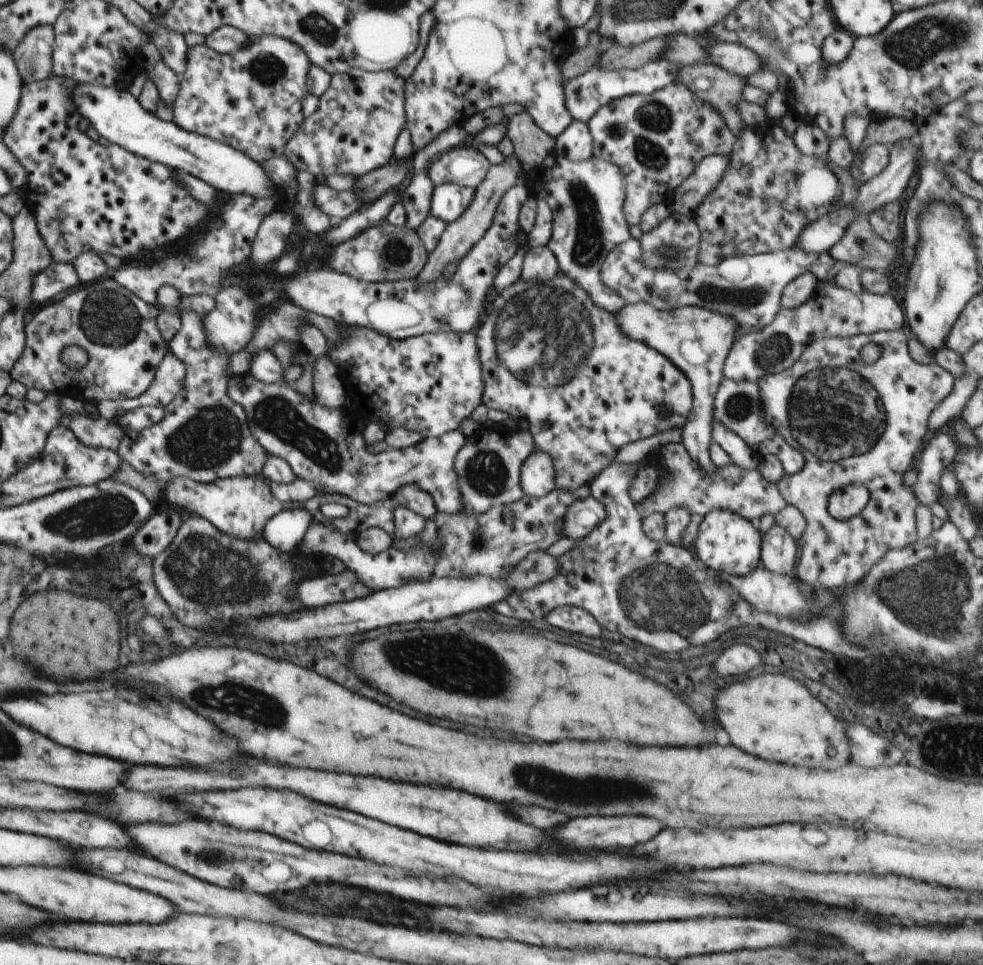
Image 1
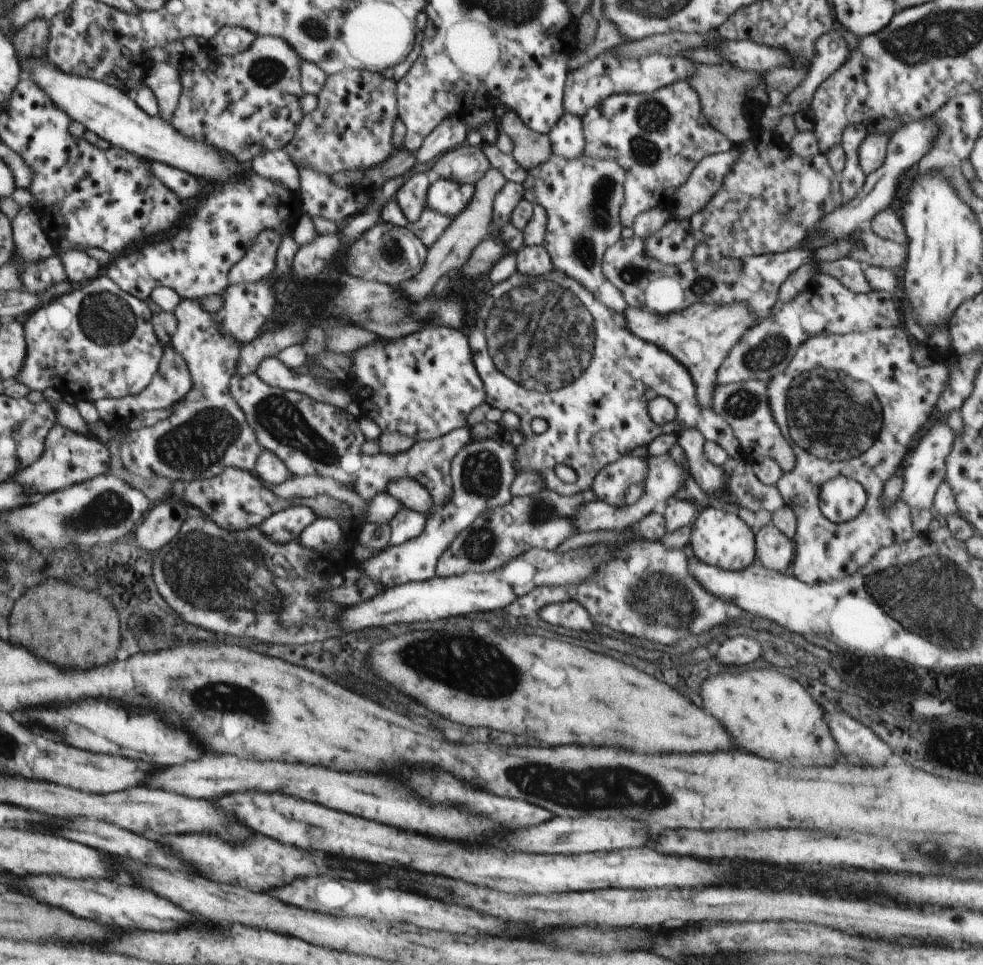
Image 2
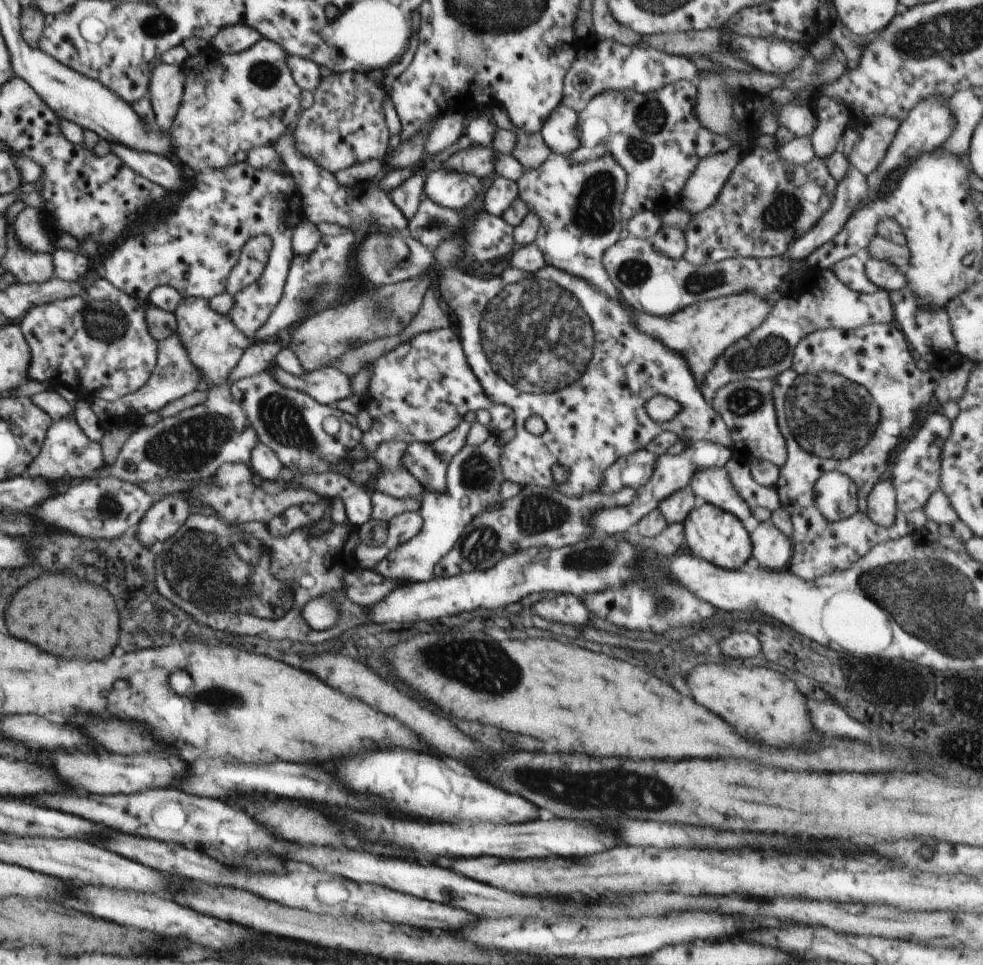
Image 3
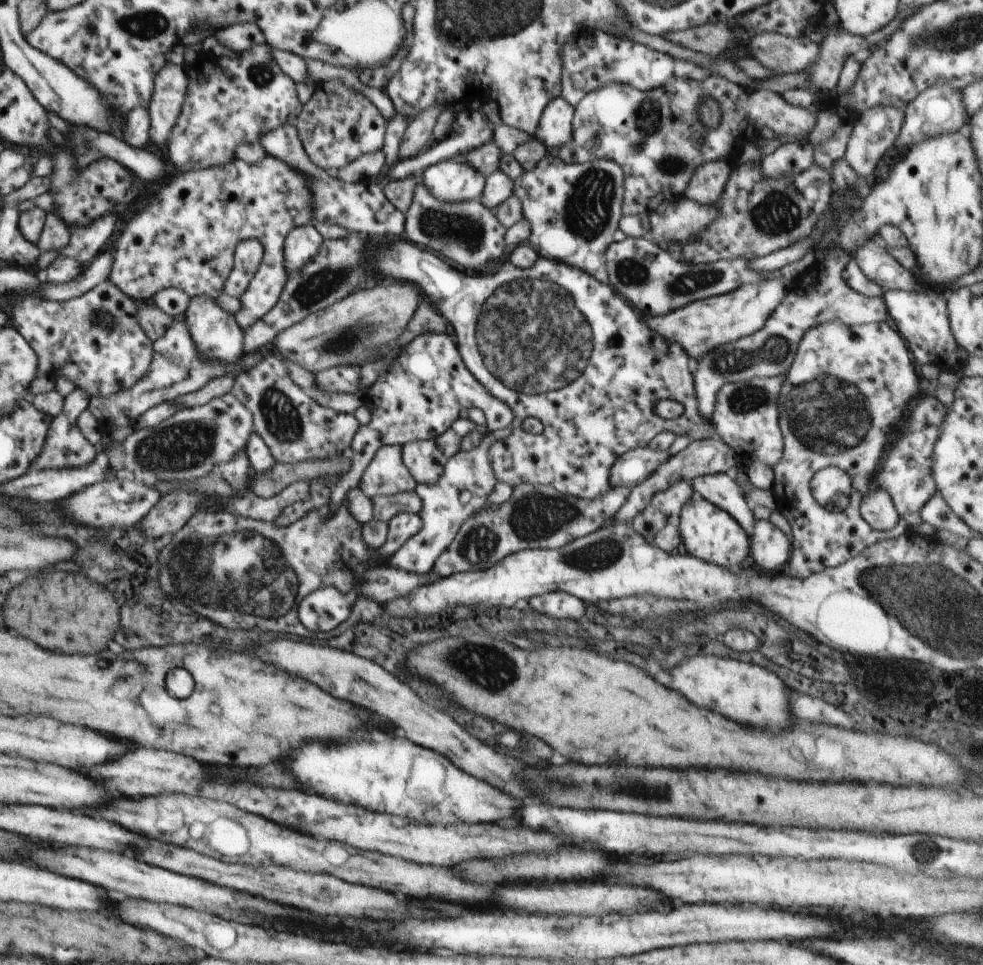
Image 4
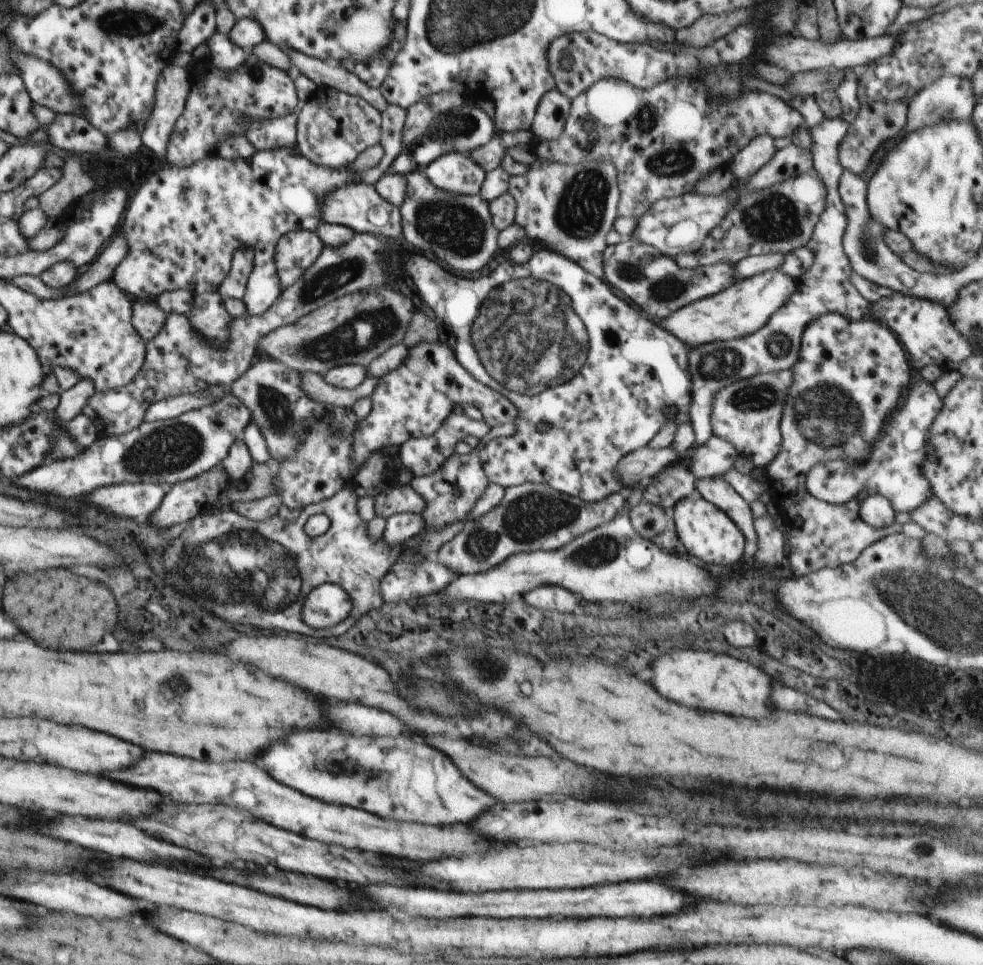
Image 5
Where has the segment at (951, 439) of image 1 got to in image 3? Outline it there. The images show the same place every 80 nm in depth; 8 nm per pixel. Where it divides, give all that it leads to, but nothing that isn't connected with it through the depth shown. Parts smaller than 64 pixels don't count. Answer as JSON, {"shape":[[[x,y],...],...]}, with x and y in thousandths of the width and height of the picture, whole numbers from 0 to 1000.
{"shape":[[[958,427],[944,429],[932,448],[928,458],[922,460],[918,468],[907,477],[902,494],[911,507],[913,528],[920,533],[940,527],[949,510],[955,506],[957,492],[957,466],[967,449],[967,435]]]}

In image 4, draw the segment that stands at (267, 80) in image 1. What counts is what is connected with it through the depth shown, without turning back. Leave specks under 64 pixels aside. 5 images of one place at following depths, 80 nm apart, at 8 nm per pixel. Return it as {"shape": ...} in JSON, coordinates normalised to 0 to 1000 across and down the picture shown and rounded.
{"shape":[[[269,44],[242,54],[239,59],[221,59],[216,54],[203,54],[197,66],[187,66],[191,82],[189,102],[168,147],[171,164],[179,174],[200,177],[229,171],[240,166],[239,154],[242,150],[263,147],[276,135],[301,124],[308,113],[302,98],[302,87],[286,72],[275,54],[276,49]]]}

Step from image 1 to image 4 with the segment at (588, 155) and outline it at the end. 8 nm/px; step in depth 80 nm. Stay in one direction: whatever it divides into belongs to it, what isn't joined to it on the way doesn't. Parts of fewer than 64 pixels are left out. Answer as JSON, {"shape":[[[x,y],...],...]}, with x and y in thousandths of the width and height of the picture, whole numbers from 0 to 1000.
{"shape":[[[566,101],[553,113],[543,141],[557,154],[579,148],[583,142],[582,127],[585,112],[576,103]]]}

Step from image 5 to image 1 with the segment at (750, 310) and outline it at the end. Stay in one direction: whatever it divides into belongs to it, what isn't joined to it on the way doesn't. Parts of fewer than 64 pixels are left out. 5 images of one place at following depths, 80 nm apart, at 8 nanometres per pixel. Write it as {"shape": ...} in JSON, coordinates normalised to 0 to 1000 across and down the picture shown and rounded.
{"shape":[[[650,313],[644,316],[635,316],[627,325],[628,334],[633,344],[646,353],[657,355],[661,361],[678,368],[700,392],[704,401],[705,423],[701,427],[701,433],[695,441],[695,458],[700,470],[712,482],[715,490],[725,490],[729,483],[721,472],[721,462],[725,459],[725,432],[727,406],[736,393],[736,379],[741,366],[747,356],[750,334],[745,328],[725,324],[711,317],[698,316],[686,318],[686,321],[669,321],[669,318],[661,317],[661,314]]]}

